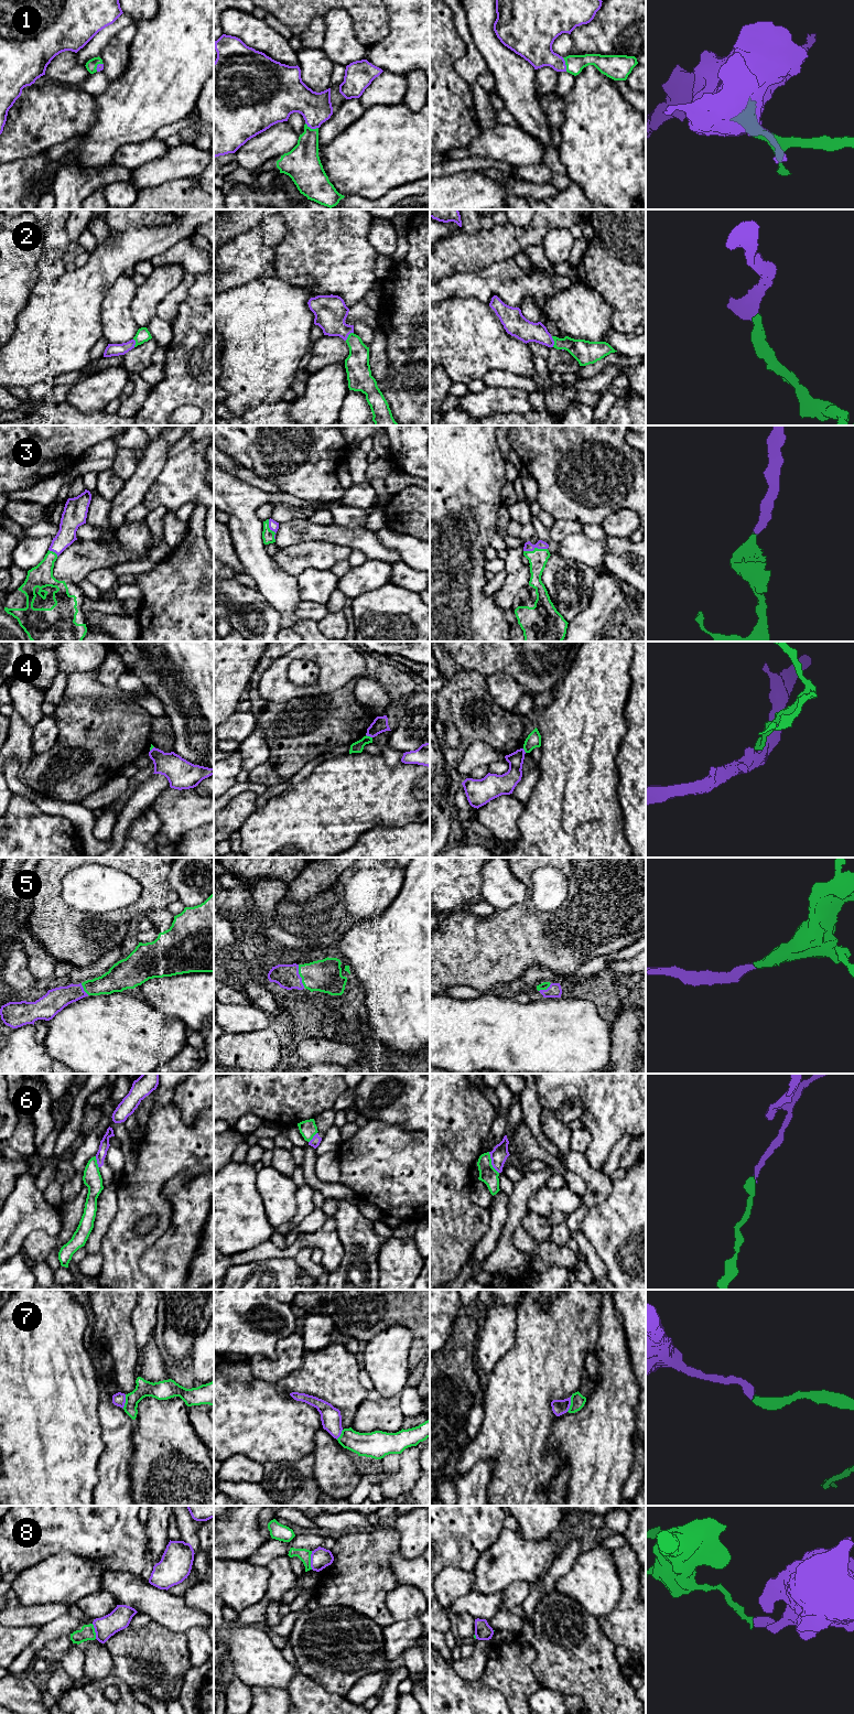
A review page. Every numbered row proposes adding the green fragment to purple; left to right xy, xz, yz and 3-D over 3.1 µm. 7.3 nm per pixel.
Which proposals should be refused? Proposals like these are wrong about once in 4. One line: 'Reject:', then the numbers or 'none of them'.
Reject: 4, 6, 8

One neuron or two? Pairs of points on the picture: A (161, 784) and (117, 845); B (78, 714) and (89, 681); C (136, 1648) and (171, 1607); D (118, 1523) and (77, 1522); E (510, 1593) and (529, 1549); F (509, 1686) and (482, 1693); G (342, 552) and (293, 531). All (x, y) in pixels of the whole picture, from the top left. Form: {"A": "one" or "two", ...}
{"A": "one", "B": "two", "C": "two", "D": "one", "E": "two", "F": "two", "G": "two"}

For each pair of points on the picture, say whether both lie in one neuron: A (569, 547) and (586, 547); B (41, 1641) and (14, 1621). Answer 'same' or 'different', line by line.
A: same
B: different

